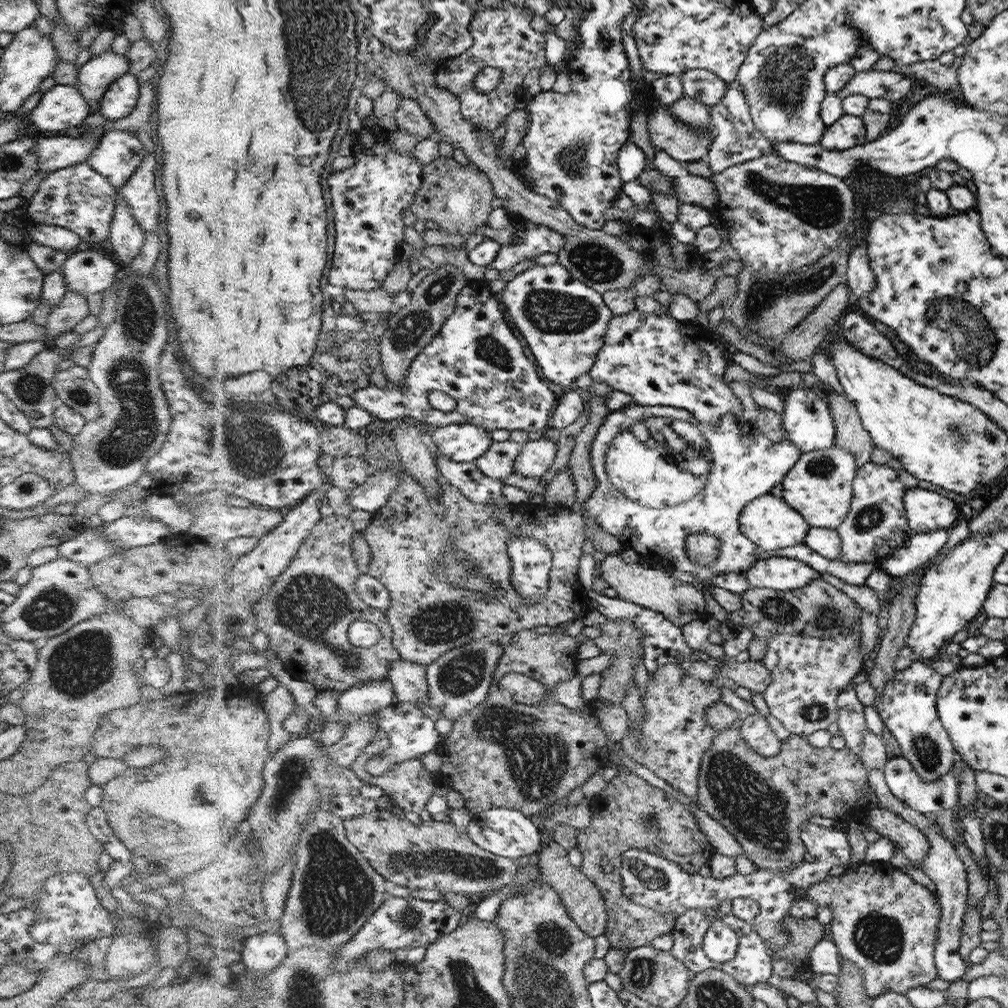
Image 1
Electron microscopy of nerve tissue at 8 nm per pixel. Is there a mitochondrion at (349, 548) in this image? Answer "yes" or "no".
no

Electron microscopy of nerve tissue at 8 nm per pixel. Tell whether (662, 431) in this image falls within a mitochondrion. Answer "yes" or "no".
yes

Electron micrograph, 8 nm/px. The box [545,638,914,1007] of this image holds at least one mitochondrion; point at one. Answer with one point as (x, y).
(759, 811)

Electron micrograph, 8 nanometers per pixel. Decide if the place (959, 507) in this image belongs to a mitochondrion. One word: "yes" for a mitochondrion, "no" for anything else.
no

